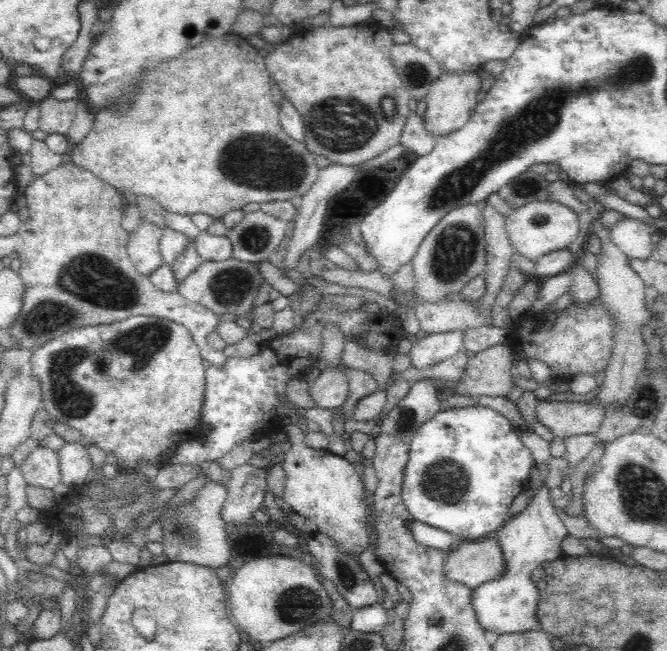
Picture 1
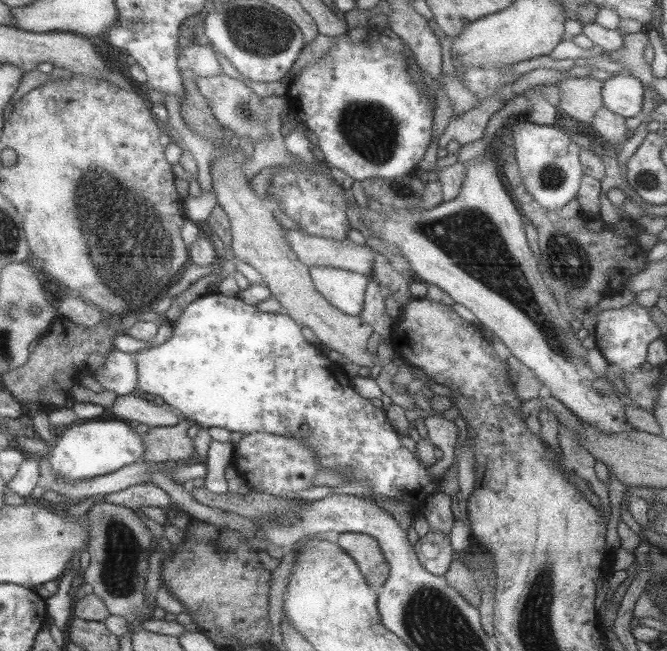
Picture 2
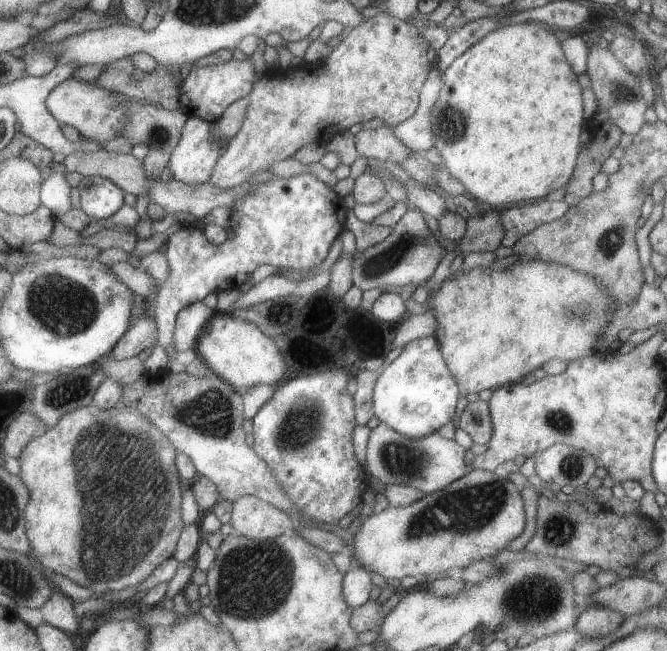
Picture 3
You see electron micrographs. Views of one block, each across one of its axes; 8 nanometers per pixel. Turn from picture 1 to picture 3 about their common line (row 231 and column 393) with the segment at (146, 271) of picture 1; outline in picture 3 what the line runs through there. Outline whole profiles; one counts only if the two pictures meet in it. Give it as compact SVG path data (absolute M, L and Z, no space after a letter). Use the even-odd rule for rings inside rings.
M387 125L377 129L360 129L353 136L353 144L357 155L375 160L398 163L411 154L411 150L393 136Z

